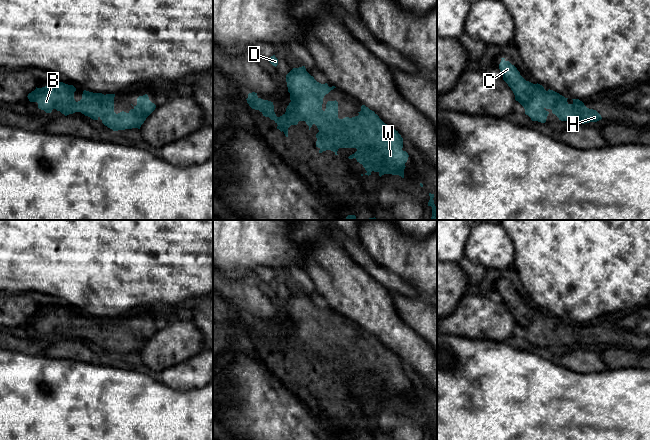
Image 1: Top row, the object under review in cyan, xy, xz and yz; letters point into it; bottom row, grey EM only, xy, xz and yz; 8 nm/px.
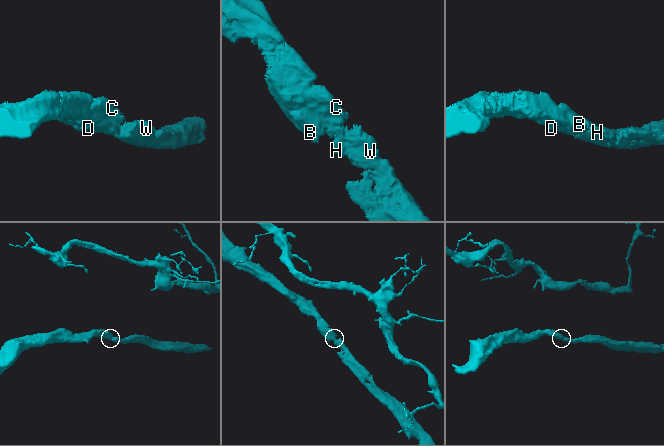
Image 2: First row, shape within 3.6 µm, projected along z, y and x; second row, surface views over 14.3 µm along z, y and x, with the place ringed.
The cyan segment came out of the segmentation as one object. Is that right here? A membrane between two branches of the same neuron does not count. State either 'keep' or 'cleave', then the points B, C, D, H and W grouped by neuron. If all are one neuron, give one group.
keep | B C D H W

